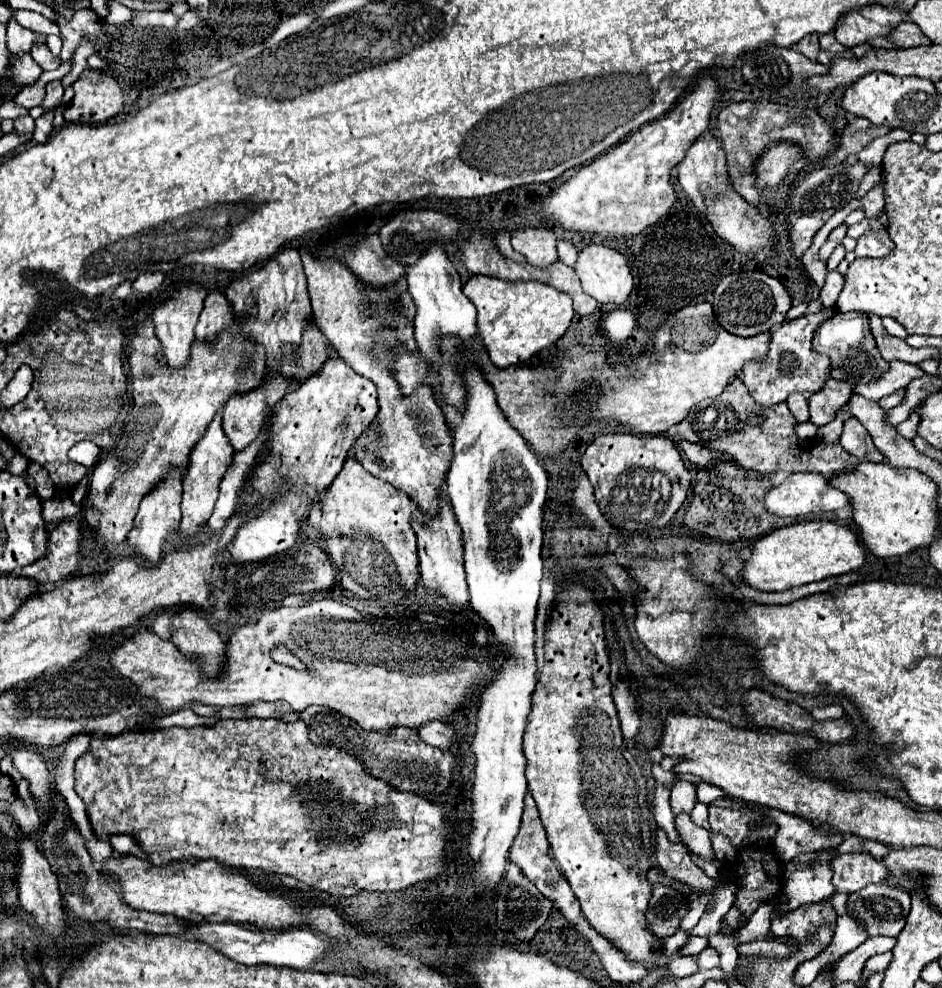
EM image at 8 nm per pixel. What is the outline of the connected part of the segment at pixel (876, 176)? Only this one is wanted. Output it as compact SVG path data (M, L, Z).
M878 165L876 167L873 167L870 172L868 172L860 186L858 191L854 194L853 198L857 200L861 200L867 192L880 180L882 179L882 167L881 165Z

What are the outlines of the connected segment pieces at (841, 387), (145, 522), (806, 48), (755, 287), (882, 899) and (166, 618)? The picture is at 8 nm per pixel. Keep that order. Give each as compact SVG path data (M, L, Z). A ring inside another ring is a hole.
M828 379L824 387L808 397L808 407L810 407L810 421L814 425L824 425L832 421L836 411L848 403L852 397L852 387L848 383L838 383Z
M176 469L168 475L166 481L162 481L162 485L156 485L156 489L148 493L148 497L144 497L144 501L140 503L140 511L134 519L134 529L128 535L128 545L132 547L134 555L140 555L148 563L156 563L162 557L166 539L180 525L180 497L182 497L182 475Z
M816 33L806 35L802 41L798 41L798 43L796 43L796 49L798 49L802 55L806 55L806 57L816 59L816 55L818 55L818 51L820 51L820 45L818 45L818 35L816 35Z
M760 269L730 273L718 283L718 287L714 291L714 315L716 315L718 323L728 333L738 335L738 337L754 337L764 331L770 331L774 325L778 327L784 321L790 305L792 305L792 299L788 295L786 287L776 277L770 277Z
M888 881L874 883L850 895L848 913L868 925L868 935L898 937L910 913L910 895L900 885Z
M160 611L152 621L152 631L164 639L170 637L170 611Z

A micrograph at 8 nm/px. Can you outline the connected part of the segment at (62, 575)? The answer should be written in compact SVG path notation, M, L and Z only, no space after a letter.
M76 519L62 521L48 531L48 551L42 559L20 569L20 575L40 581L40 585L52 585L64 581L82 561L80 541L82 529Z

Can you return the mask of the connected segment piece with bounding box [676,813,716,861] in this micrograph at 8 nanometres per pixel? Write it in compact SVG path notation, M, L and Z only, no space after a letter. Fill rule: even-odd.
M680 813L676 815L676 831L682 839L682 843L686 843L686 847L702 857L702 859L708 859L708 861L714 861L714 849L712 849L712 841L710 841L710 835L706 829L702 827L696 827L692 821L690 821L690 815L688 813Z

